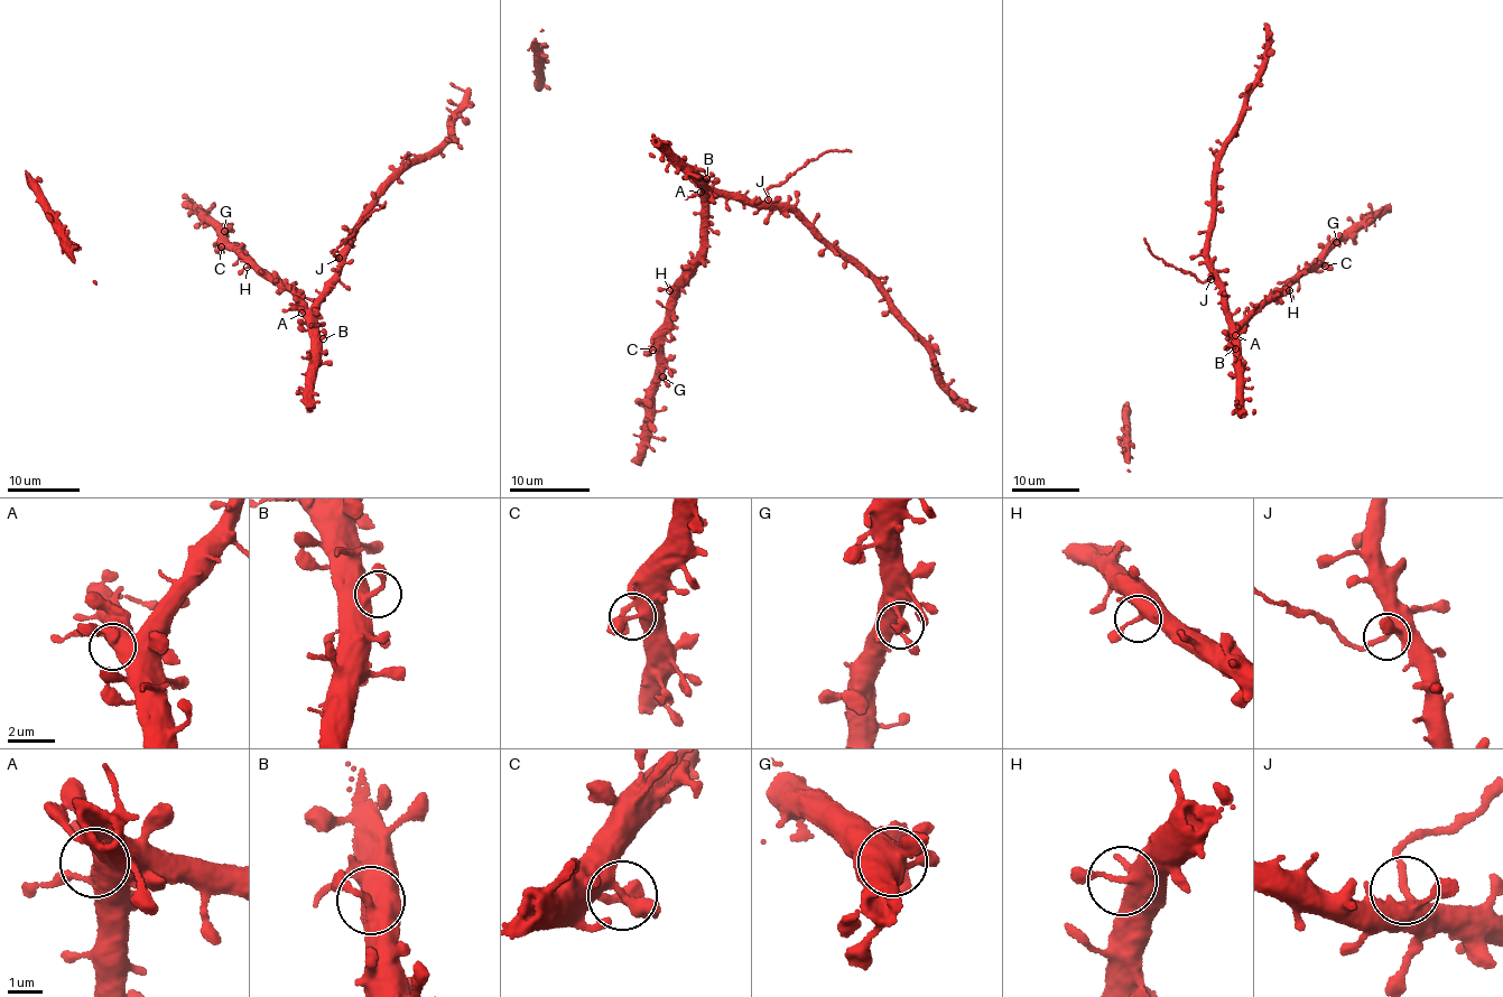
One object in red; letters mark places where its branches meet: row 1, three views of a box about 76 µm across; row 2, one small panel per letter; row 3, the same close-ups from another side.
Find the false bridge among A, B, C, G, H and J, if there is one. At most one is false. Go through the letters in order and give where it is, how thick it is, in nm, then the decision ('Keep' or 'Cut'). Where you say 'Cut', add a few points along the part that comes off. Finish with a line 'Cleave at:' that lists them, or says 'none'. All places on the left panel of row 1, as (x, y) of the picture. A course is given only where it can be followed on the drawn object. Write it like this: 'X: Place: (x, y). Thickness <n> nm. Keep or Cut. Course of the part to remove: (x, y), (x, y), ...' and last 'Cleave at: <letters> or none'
A: Place: (302, 313). Thickness 500 nm. Keep
B: Place: (323, 338). Thickness 400 nm. Keep
C: Place: (221, 247). Thickness 340 nm. Keep
G: Place: (224, 231). Thickness 360 nm. Keep
H: Place: (247, 267). Thickness 320 nm. Keep
J: Place: (339, 258). Thickness 320 nm. Cut. Course of the part to remove: (339, 258), (334, 255), (337, 247), (355, 234), (368, 215), (380, 210), (386, 201)
Cleave at: J

